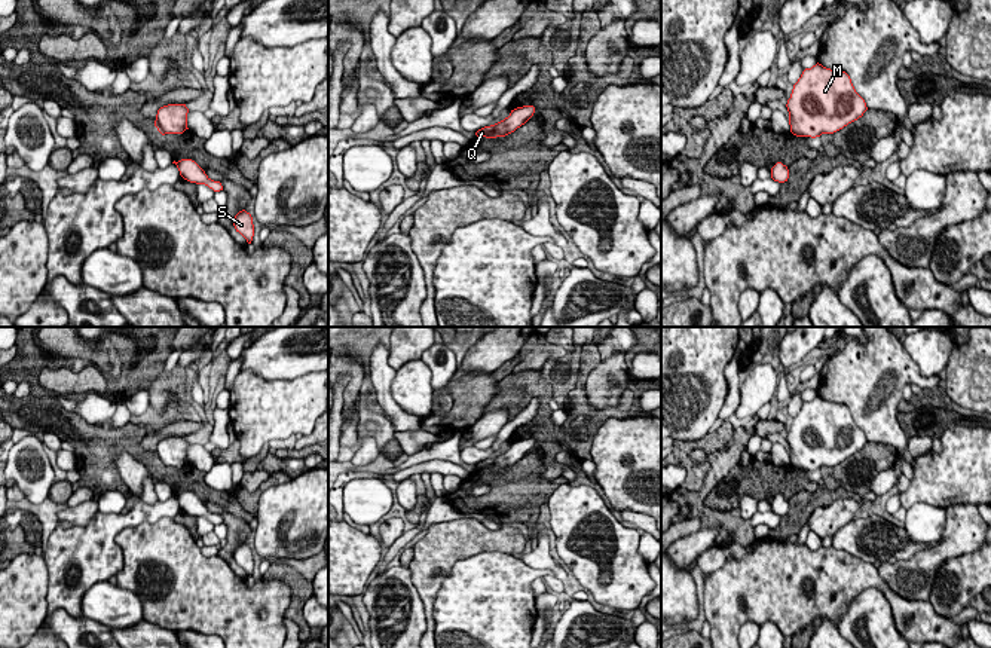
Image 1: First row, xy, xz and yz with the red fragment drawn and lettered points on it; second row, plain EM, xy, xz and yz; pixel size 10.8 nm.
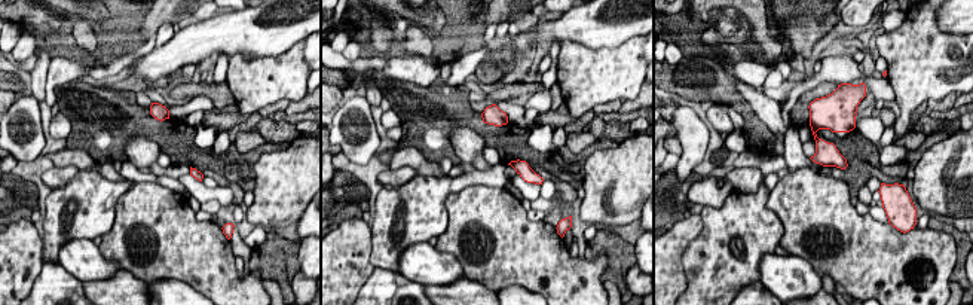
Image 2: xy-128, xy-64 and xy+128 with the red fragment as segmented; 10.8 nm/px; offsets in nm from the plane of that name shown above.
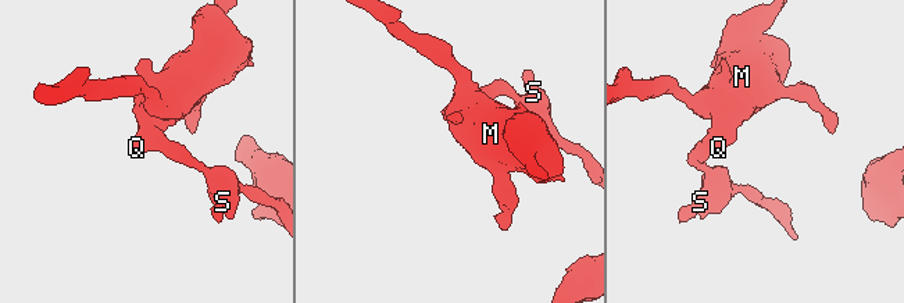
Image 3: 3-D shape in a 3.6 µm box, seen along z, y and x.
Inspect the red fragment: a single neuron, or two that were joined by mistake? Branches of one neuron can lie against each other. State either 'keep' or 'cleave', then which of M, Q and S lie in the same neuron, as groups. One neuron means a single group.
keep; groups M Q S

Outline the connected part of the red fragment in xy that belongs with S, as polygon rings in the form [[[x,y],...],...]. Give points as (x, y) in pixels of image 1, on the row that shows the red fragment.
[[[245,210],[239,211],[233,218],[233,226],[236,232],[239,232],[248,244],[251,244],[254,236],[254,224],[251,214]]]

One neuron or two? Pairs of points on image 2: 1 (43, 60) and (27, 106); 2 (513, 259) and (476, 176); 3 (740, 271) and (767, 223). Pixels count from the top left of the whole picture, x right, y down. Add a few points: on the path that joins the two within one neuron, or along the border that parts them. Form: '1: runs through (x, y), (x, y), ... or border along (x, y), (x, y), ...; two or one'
1: border along (31, 94), (39, 103); two
2: border along (505, 188), (467, 185), (446, 197); two
3: runs through (747, 259), (747, 243), (755, 235); one

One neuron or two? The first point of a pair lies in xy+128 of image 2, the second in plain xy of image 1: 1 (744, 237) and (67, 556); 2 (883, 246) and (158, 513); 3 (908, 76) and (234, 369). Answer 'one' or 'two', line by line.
1: one
2: two
3: two

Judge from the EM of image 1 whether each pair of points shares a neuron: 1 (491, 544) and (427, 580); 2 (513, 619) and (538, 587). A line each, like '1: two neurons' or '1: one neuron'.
1: one neuron
2: two neurons

